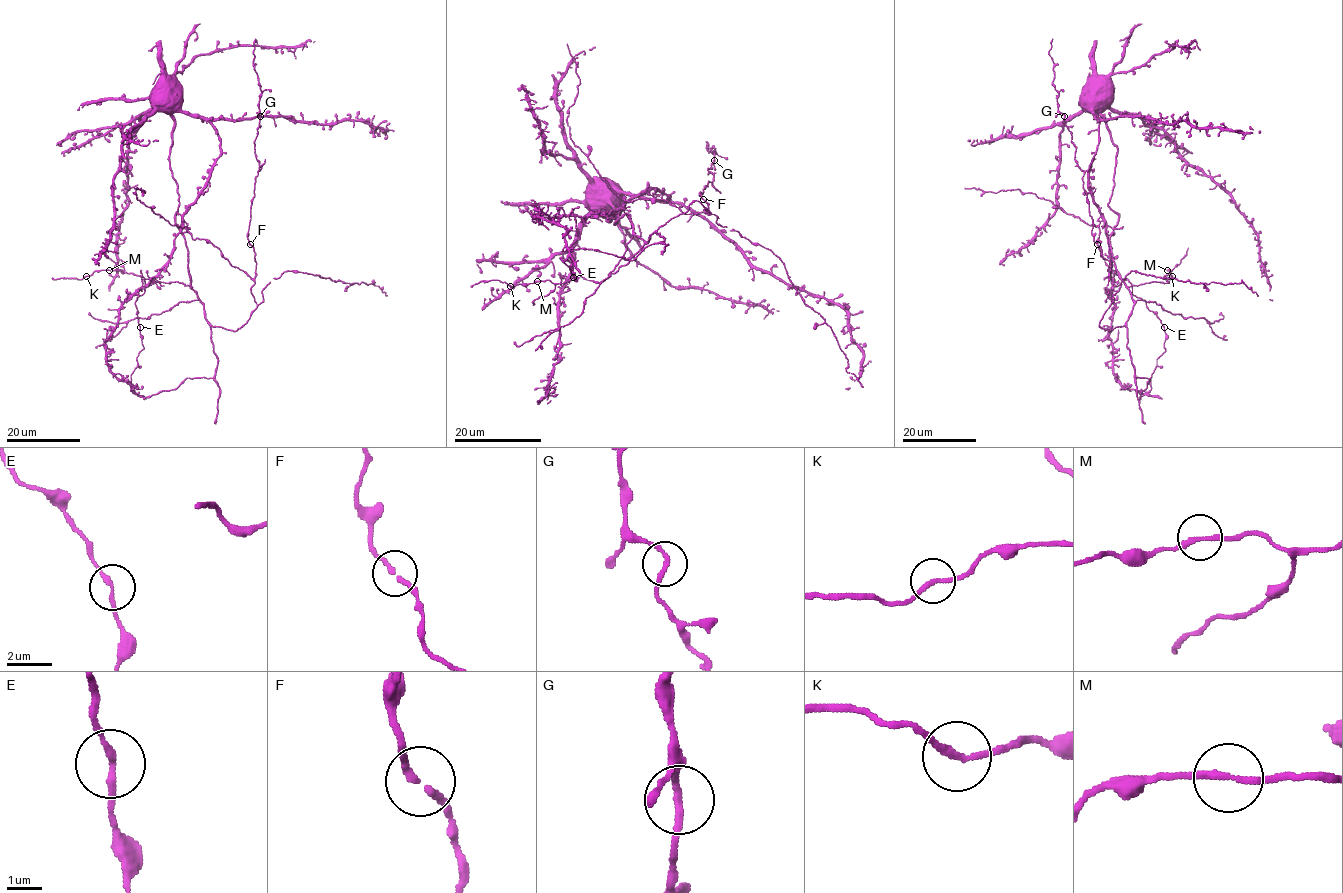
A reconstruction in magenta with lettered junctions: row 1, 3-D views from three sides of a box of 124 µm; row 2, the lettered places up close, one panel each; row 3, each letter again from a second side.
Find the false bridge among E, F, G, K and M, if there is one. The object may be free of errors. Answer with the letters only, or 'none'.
none

